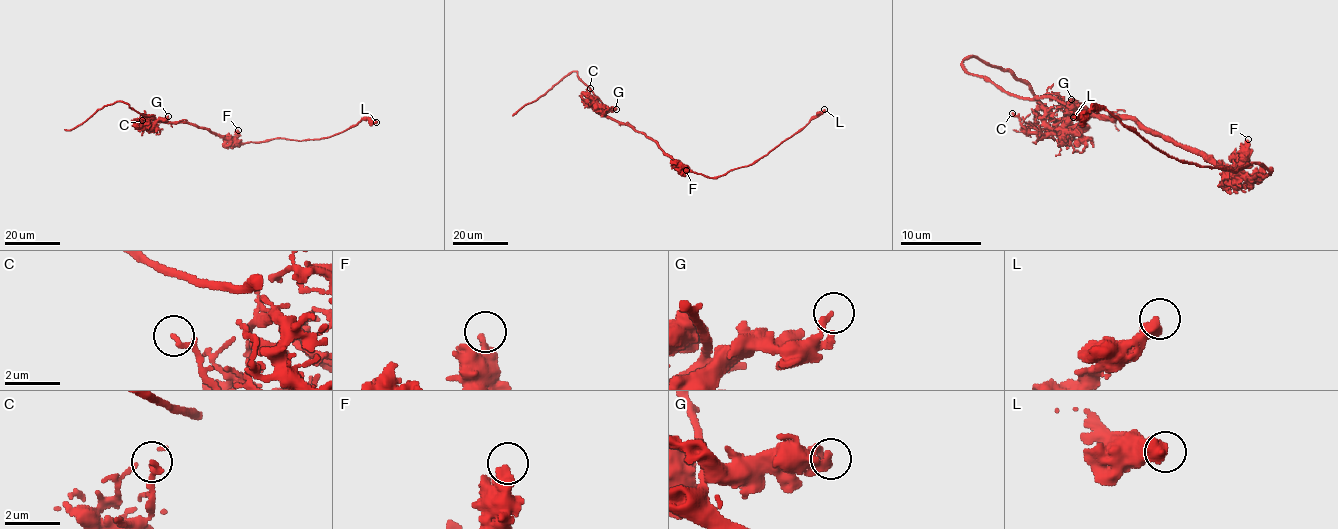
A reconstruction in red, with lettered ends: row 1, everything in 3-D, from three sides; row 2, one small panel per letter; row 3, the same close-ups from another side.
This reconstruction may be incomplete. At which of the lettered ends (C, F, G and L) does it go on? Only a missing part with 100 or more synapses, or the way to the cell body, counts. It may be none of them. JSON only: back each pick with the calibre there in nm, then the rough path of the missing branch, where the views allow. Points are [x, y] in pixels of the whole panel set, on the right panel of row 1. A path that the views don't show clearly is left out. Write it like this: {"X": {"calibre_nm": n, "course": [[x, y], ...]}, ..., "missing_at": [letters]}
{"missing_at": []}

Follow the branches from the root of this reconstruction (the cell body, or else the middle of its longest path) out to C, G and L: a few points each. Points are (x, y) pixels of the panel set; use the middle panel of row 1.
C: (658, 145), (629, 126), (608, 118), (590, 95), (590, 88)
G: (658, 145), (603, 113), (616, 109)
L: (658, 145), (693, 171), (716, 178), (753, 164), (824, 109)

